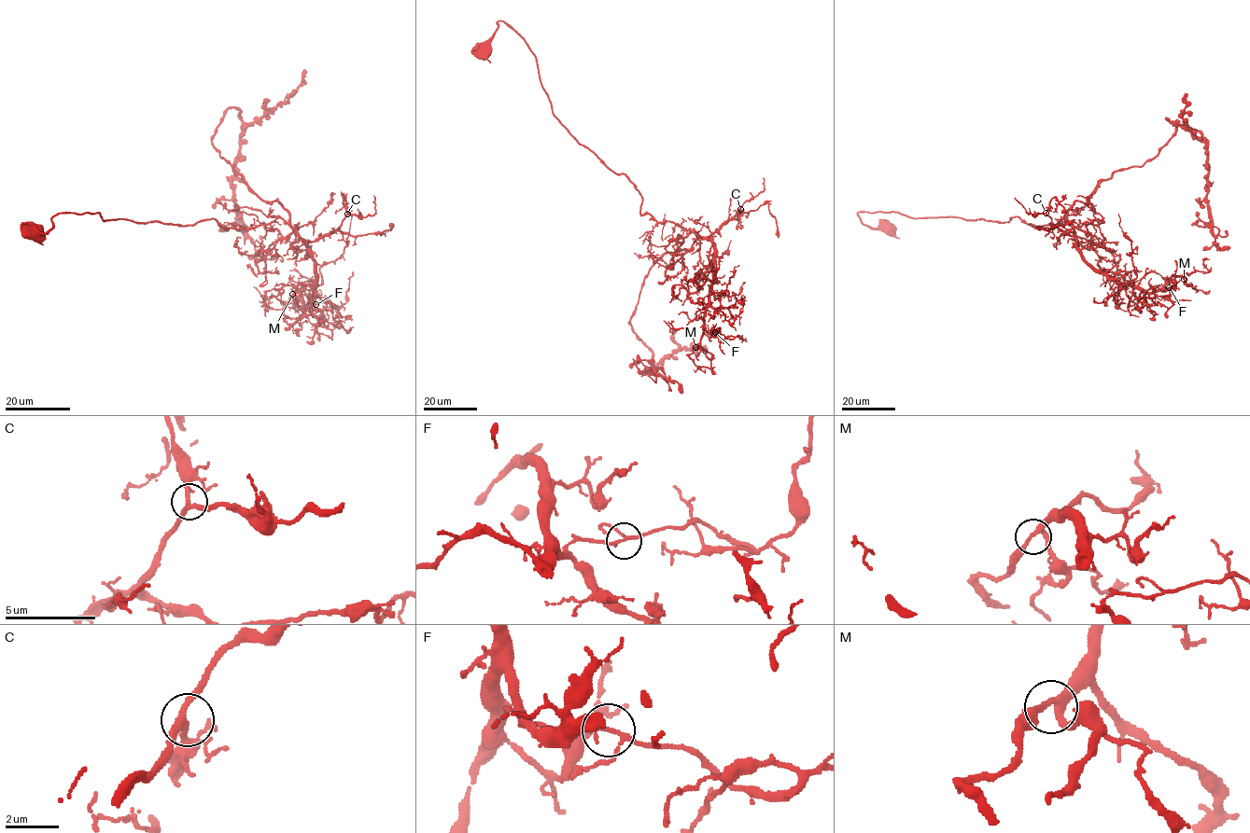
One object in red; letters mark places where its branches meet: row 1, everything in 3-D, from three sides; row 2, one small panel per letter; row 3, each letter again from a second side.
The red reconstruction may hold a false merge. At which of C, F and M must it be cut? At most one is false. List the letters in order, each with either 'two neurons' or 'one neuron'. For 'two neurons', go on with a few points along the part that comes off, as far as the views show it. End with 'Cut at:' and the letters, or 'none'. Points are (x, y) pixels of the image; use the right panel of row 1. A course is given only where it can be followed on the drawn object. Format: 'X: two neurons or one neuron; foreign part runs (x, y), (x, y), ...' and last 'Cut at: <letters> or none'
C: one neuron
F: one neuron
M: one neuron
Cut at: none

